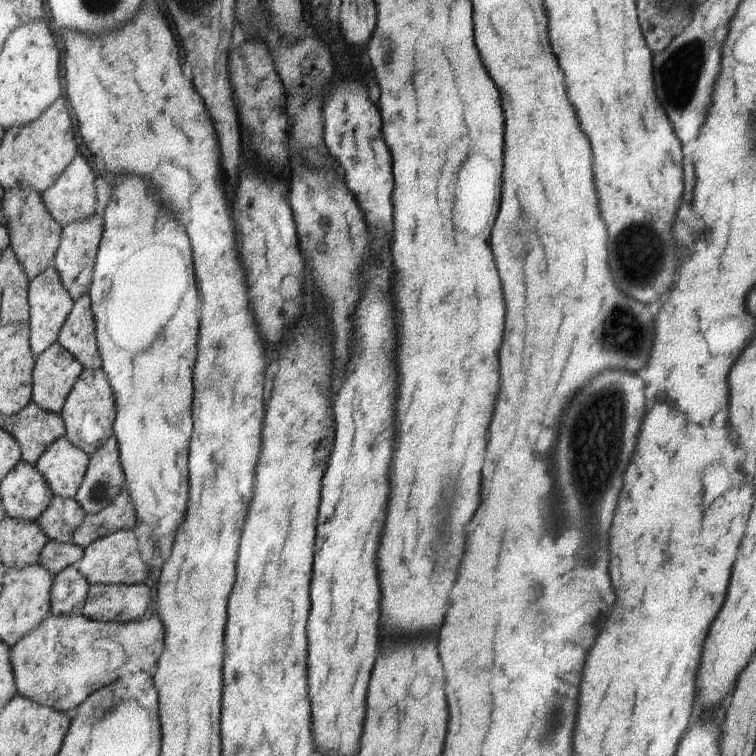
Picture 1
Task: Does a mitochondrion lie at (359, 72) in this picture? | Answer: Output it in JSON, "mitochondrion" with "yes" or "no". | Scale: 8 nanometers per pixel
{"mitochondrion":"no"}

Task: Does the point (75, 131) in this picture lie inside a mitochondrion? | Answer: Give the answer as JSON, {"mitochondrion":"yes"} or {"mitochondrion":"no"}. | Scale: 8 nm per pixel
{"mitochondrion":"no"}

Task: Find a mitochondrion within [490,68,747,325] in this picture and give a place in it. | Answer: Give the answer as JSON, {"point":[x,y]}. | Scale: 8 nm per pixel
{"point":[640,251]}

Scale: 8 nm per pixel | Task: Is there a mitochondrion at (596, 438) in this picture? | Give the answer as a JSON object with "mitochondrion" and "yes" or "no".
{"mitochondrion":"yes"}

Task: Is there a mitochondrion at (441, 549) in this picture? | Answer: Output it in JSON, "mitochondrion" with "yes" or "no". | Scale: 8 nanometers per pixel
{"mitochondrion":"yes"}

